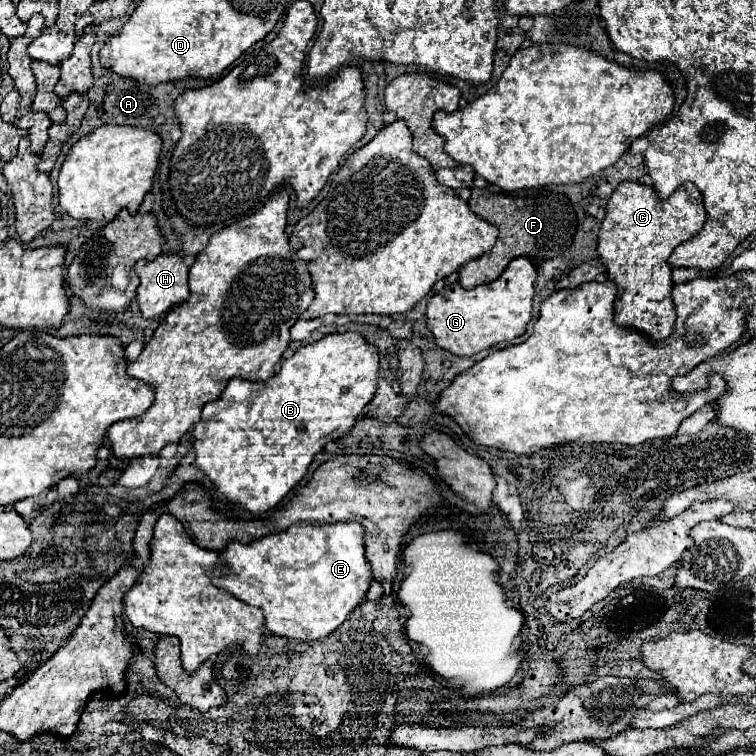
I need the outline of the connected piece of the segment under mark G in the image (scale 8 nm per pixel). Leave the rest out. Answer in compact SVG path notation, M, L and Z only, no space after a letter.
M517 257L501 273L501 277L491 281L491 283L483 283L483 285L477 285L473 289L465 289L459 283L445 285L439 293L435 293L429 299L427 313L425 313L427 329L433 333L433 339L441 349L445 349L445 351L449 351L453 355L461 355L461 357L475 355L475 353L479 353L483 349L489 349L489 347L497 345L497 343L509 343L515 337L525 333L525 327L527 327L527 323L531 319L531 305L533 305L533 295L535 295L535 279L537 279L537 271L535 271L533 263L527 257Z

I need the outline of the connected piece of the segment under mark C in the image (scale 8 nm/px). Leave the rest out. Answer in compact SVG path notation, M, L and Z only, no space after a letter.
M623 181L613 191L609 205L607 205L607 215L601 223L597 251L607 267L609 279L617 283L617 299L615 299L615 323L617 325L637 329L655 341L667 339L671 335L677 315L675 315L675 307L671 299L673 281L671 281L671 265L667 259L679 243L691 239L697 231L701 231L703 223L705 223L703 197L693 183L681 185L667 199L659 199L653 187L647 187L635 181Z

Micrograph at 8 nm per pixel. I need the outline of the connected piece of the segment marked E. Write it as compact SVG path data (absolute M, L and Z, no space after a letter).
M351 521L351 523L297 523L297 525L291 525L287 531L281 531L281 533L273 533L273 535L267 535L267 537L261 537L253 543L239 543L239 541L231 541L225 551L221 551L221 565L225 565L229 569L229 573L225 575L219 575L219 577L213 577L211 581L229 591L233 597L237 597L239 601L247 603L247 605L253 605L253 607L259 607L265 615L265 627L267 631L271 631L273 635L279 635L279 637L289 637L289 639L299 639L299 641L311 641L311 639L321 639L321 637L327 637L331 631L335 631L347 617L349 613L365 601L365 593L369 589L369 583L371 583L371 569L367 567L367 559L365 559L365 547L363 547L363 527L357 523L357 521Z

